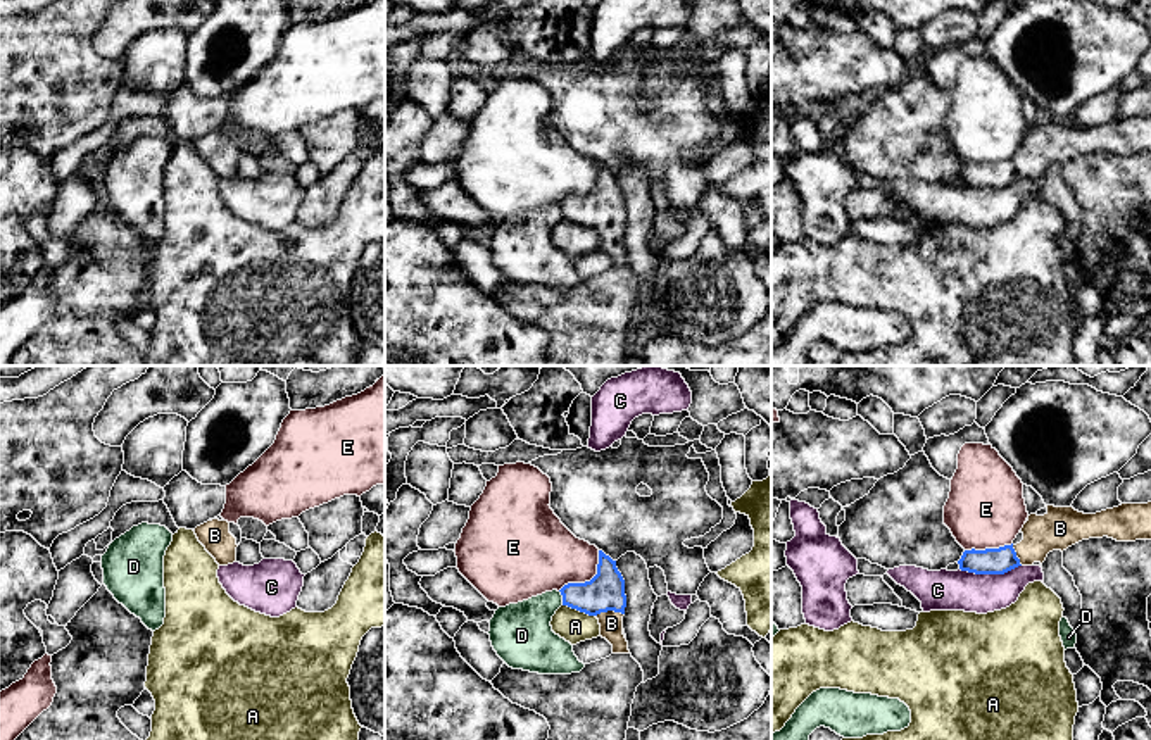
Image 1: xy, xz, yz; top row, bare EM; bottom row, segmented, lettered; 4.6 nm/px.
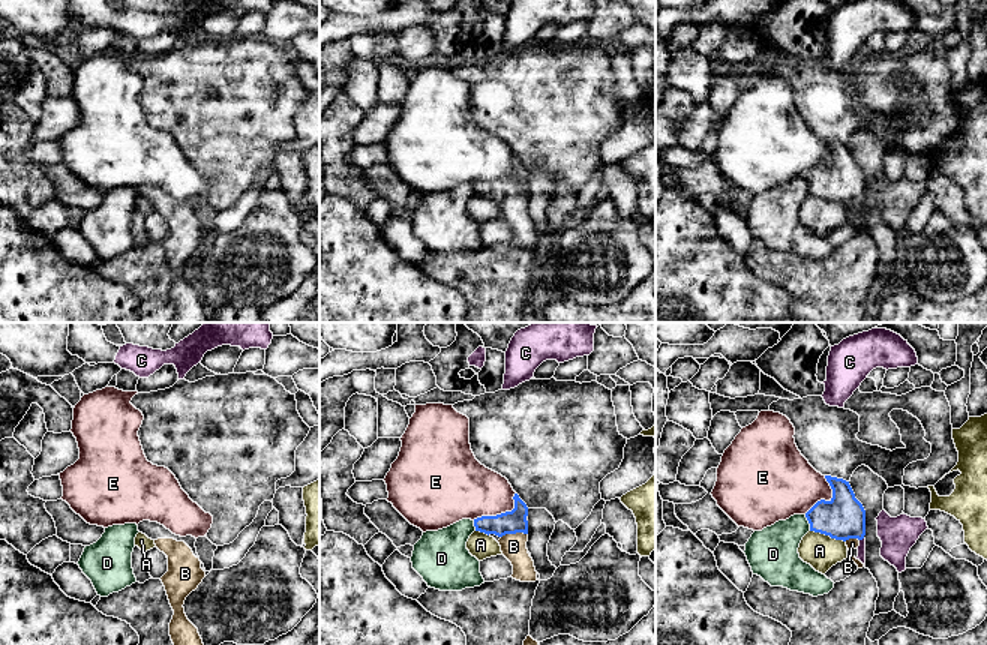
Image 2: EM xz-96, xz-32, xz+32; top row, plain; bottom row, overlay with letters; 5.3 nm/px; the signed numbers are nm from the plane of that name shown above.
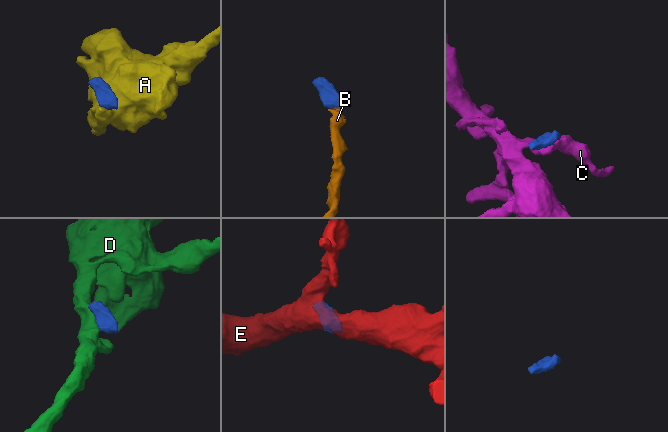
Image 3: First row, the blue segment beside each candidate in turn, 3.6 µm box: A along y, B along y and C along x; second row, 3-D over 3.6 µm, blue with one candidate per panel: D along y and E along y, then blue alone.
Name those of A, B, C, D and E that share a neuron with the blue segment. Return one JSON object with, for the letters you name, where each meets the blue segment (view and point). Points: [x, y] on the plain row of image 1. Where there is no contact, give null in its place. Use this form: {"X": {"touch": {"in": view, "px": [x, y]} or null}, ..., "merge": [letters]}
{"B": {"touch": {"in": "xz", "px": [610, 223]}}, "merge": ["B"]}

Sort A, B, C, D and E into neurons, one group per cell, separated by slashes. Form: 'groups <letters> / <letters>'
groups A / B / C / D / E

